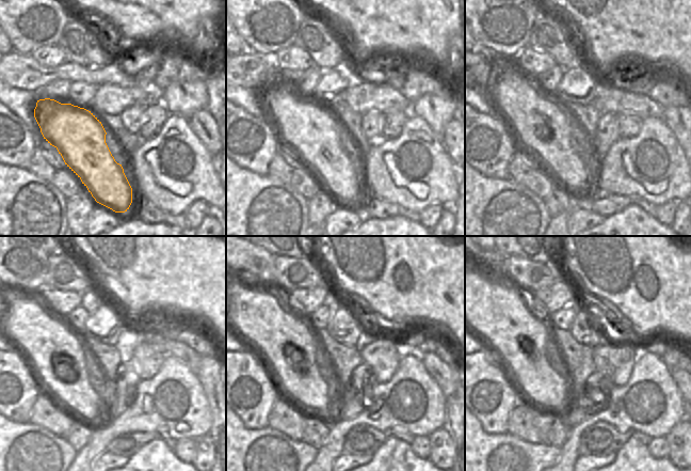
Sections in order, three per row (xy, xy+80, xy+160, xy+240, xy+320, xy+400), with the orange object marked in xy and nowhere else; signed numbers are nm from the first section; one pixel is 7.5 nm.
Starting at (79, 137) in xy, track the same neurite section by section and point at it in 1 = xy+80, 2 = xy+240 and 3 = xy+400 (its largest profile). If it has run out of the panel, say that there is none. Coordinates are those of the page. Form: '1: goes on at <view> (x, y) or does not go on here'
1: goes on at xy+80 (311, 130)
2: goes on at xy+240 (57, 355)
3: goes on at xy+400 (492, 307)

